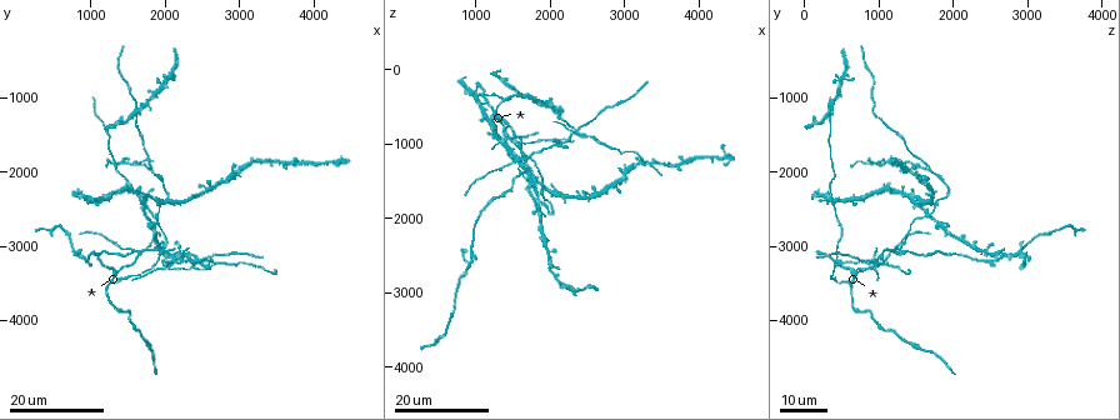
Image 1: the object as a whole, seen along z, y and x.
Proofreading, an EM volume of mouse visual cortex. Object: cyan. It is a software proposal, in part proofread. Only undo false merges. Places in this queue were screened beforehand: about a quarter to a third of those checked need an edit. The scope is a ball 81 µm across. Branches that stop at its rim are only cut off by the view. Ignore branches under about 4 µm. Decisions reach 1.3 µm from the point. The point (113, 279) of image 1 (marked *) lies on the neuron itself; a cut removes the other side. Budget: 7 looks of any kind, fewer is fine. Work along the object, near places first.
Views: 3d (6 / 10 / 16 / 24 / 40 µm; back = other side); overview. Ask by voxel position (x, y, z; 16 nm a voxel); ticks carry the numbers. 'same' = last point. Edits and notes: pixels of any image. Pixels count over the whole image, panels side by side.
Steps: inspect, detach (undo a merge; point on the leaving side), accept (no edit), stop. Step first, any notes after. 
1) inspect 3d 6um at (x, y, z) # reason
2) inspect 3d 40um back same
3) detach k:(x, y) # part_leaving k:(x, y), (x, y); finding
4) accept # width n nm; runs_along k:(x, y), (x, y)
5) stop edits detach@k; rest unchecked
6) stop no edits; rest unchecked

inspect 3d 24um at (1400, 1850, 950) # four arms meet

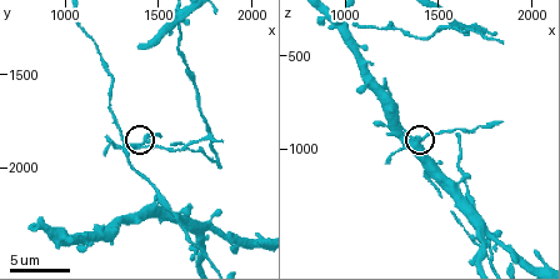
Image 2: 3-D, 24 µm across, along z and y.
inspect 3d 6um same

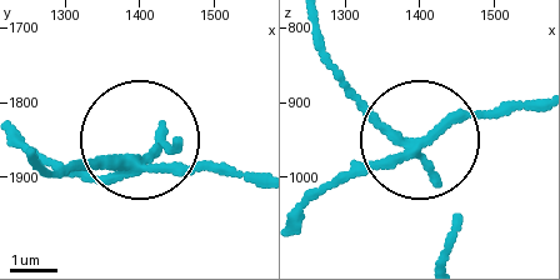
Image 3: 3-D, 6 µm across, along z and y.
detach 3:(353, 174) # arms 4; part_leaving 3:(419, 146), (486, 111), (534, 111); two neurons meet here

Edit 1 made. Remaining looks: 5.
inspect overview

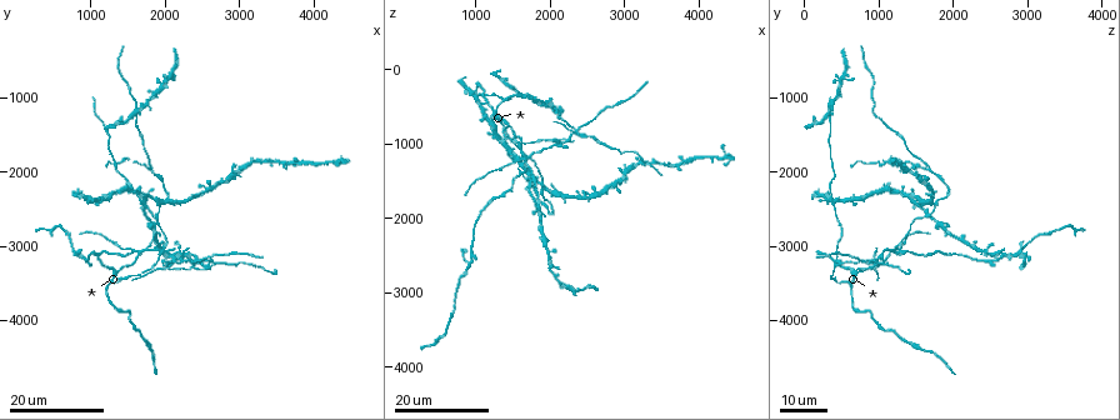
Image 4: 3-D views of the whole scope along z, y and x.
inspect 3d 16um at (1700, 3050, 1200) # looks like a crossing

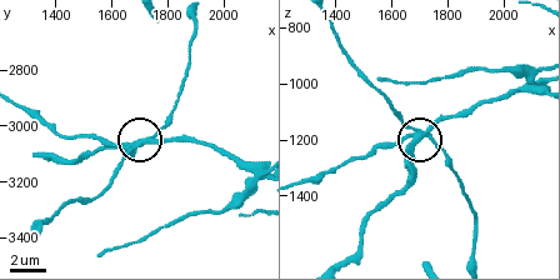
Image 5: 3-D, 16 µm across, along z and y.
inspect 3d 10um at (1700, 3060, 1200)

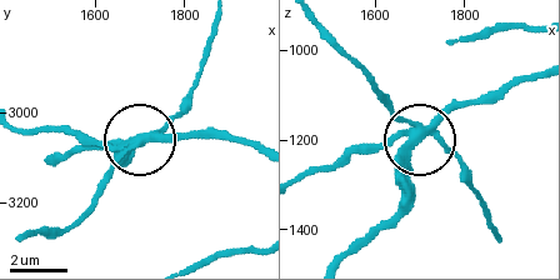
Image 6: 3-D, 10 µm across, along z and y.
detach 6:(105, 149) # arms 5; part_leaving 6:(426, 135), (411, 161), (409, 196), (346, 254); two neurons meet here

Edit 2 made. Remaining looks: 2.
inspect 3d 16um at (1800, 1900, 1650)

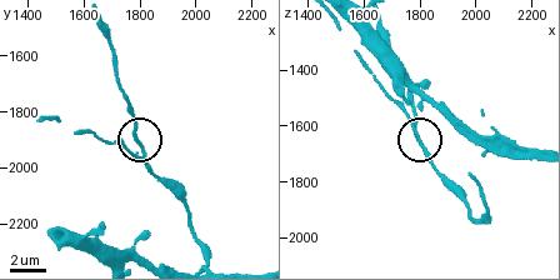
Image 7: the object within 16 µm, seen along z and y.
inspect 3d 6um same # closer look

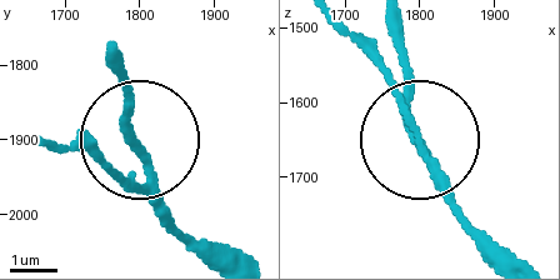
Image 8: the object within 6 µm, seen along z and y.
accept # runs_along 8:(195, 253), (111, 74); one neuron here

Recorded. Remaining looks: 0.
stop edits detach@3, detach@6; rest unchecked

